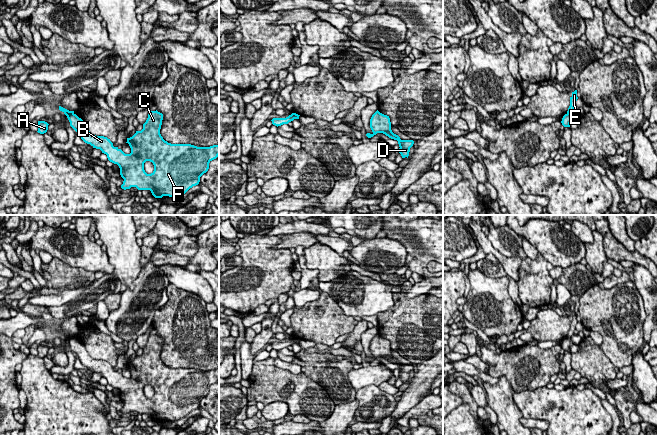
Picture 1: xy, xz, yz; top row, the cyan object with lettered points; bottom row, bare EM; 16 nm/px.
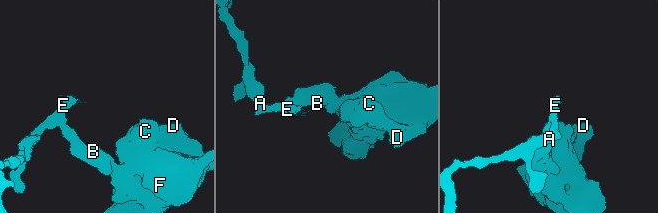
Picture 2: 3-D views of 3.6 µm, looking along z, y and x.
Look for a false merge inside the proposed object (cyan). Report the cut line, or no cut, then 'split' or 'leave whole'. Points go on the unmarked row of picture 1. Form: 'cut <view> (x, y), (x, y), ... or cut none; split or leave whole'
cut xy (73, 336), (67, 340); split

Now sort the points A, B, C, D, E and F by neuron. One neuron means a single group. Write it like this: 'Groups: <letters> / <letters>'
Groups: A E / B C D F

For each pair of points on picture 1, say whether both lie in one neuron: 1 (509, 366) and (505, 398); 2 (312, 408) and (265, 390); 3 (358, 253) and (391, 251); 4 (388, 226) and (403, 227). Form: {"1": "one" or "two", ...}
{"1": "two", "2": "one", "3": "one", "4": "one"}

